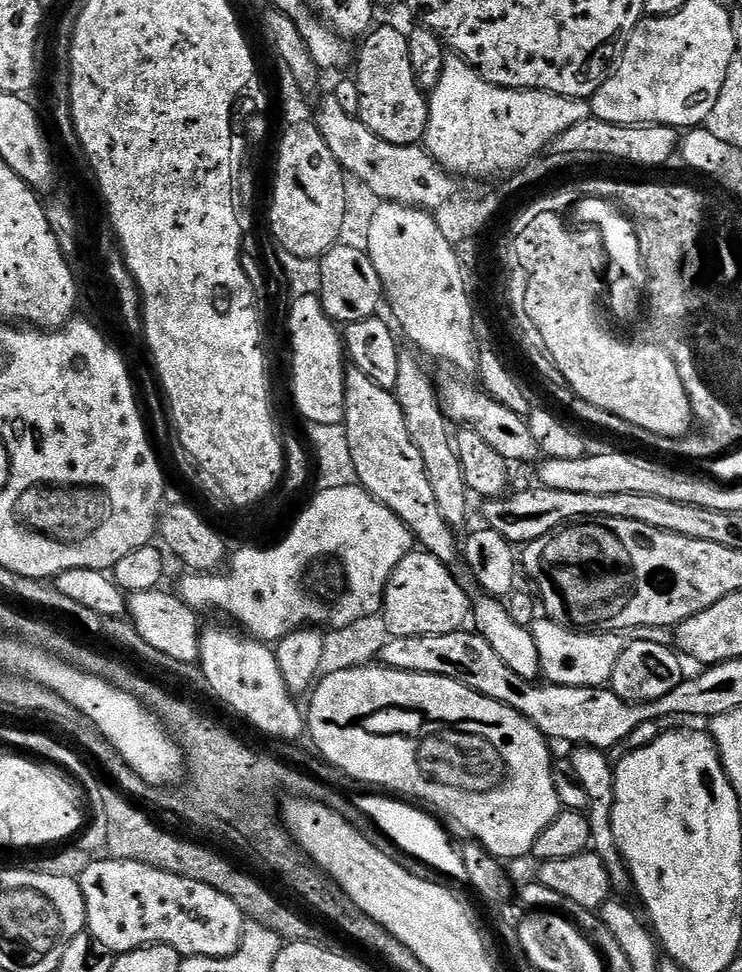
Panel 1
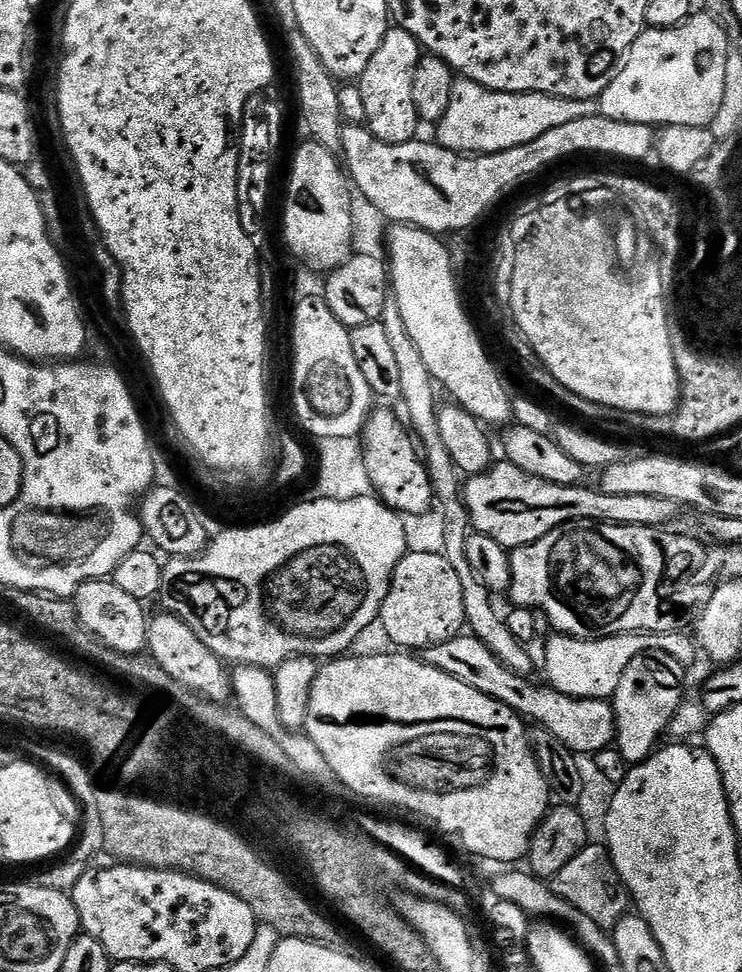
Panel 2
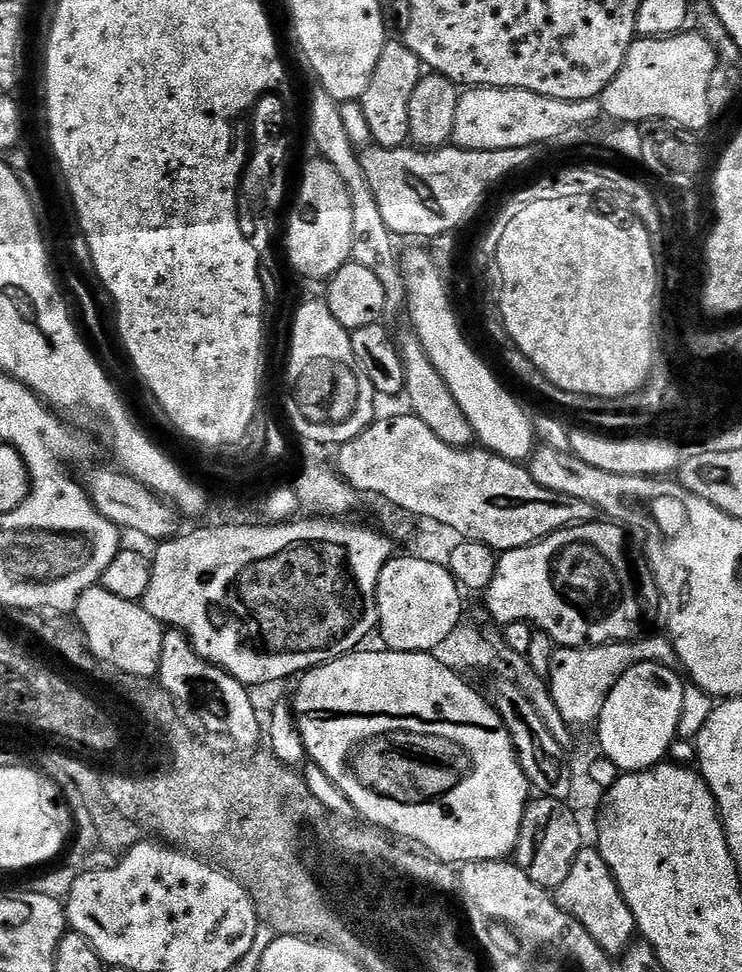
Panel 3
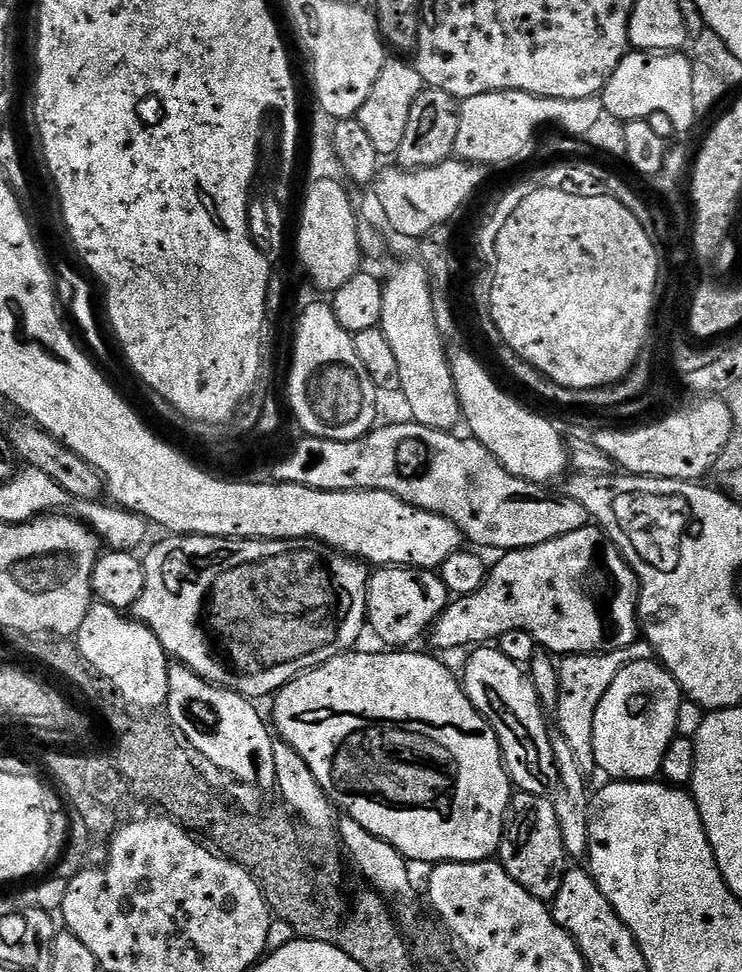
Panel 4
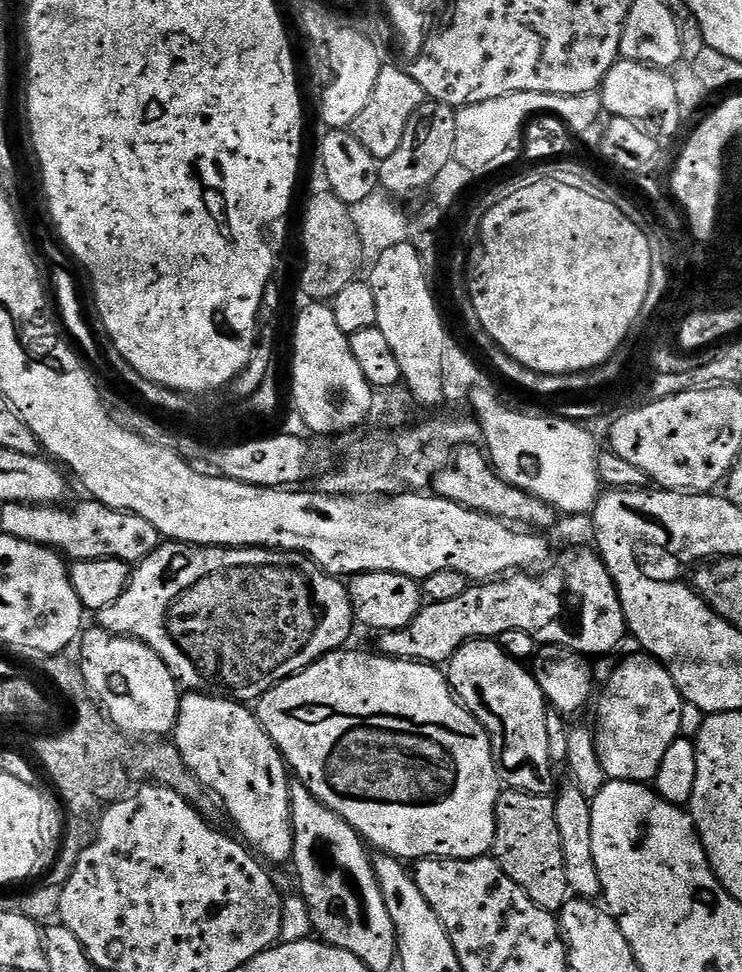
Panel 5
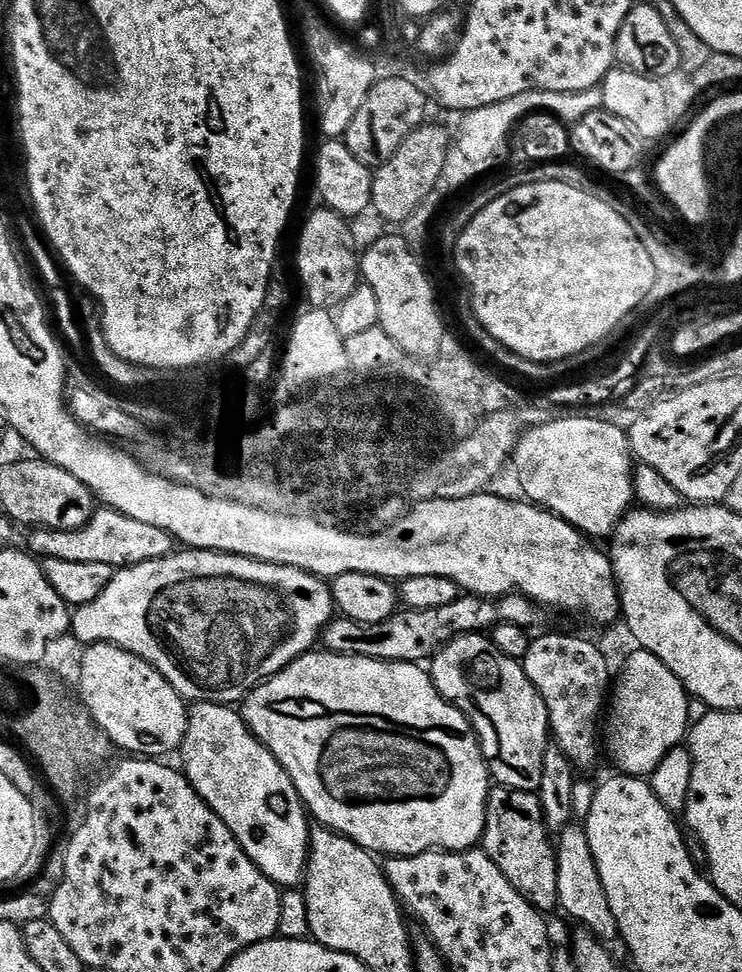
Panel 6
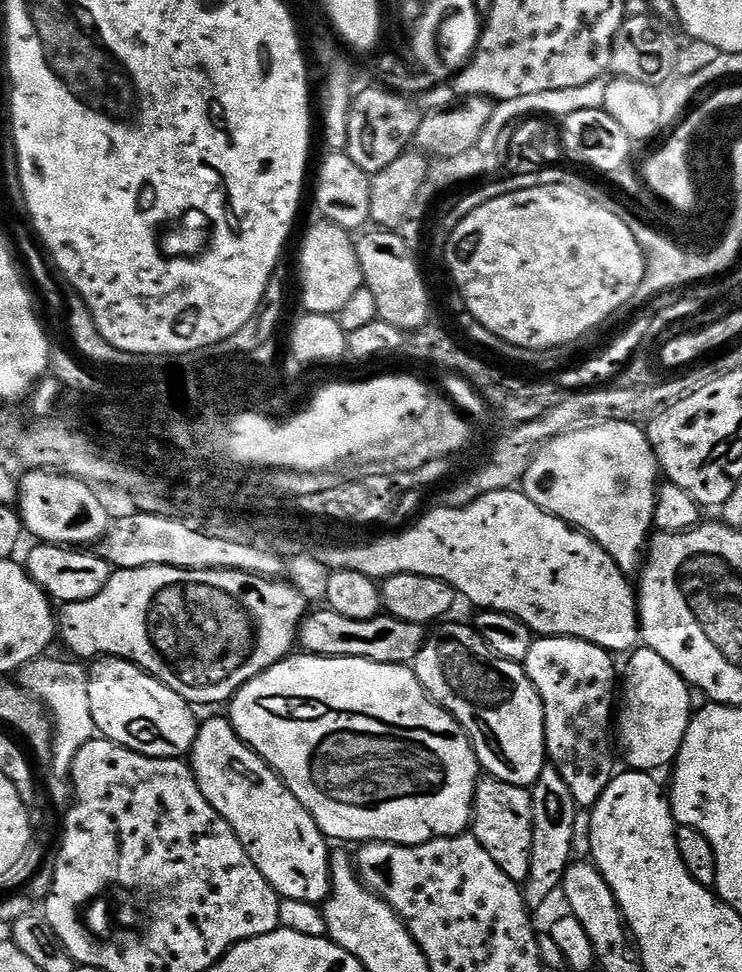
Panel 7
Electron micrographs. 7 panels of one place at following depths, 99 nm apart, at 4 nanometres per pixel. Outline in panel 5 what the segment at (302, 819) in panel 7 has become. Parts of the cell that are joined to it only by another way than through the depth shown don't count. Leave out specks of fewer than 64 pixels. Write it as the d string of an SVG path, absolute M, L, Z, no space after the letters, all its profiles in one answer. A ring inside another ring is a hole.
M185 691L180 697L174 743L186 766L205 789L212 794L217 792L224 799L237 830L241 832L239 835L265 861L273 860L276 864L291 861L294 838L290 769L276 749L276 743L256 719L255 711L238 700Z

